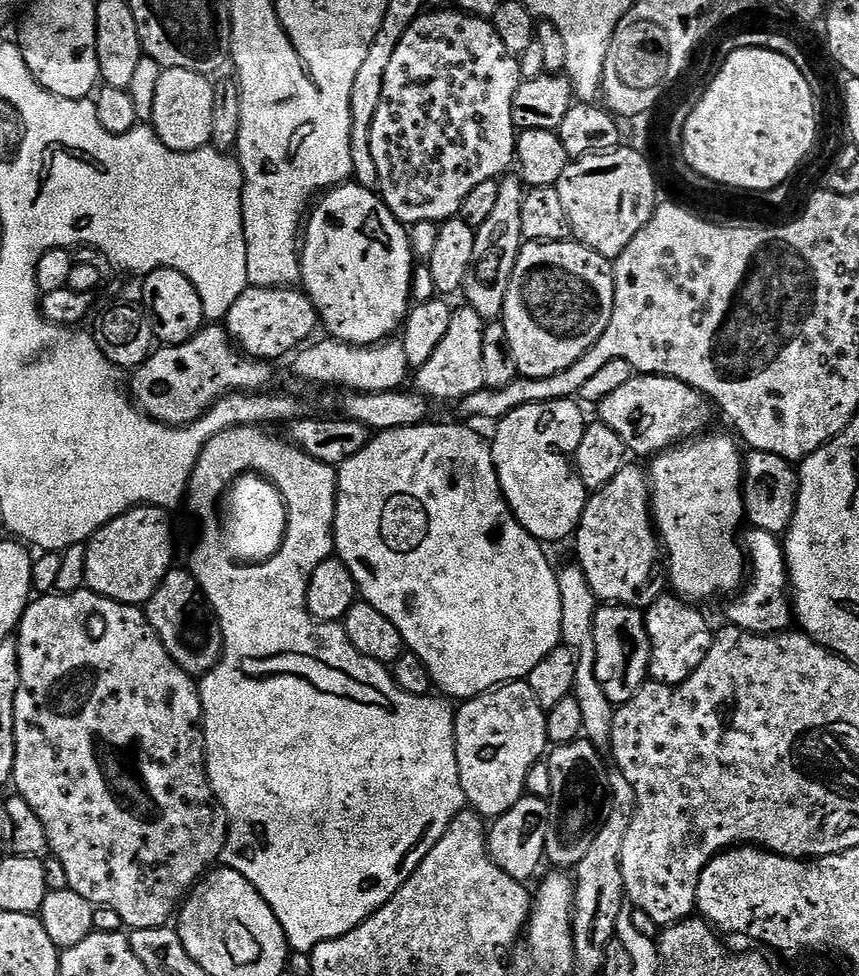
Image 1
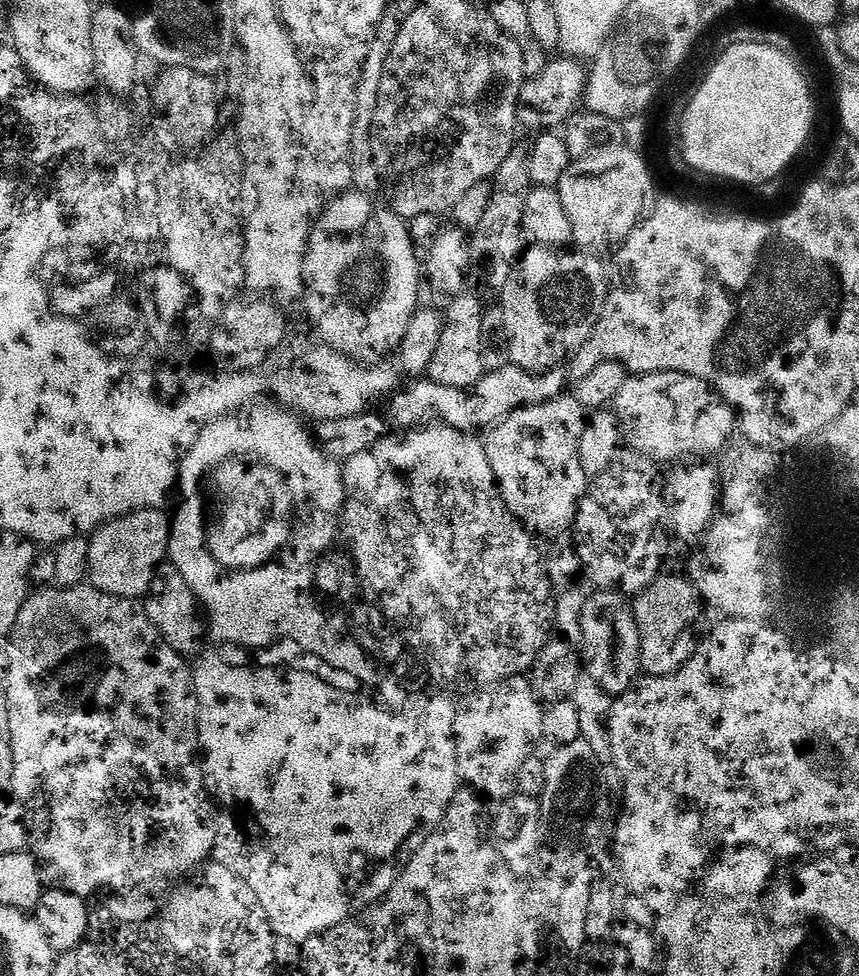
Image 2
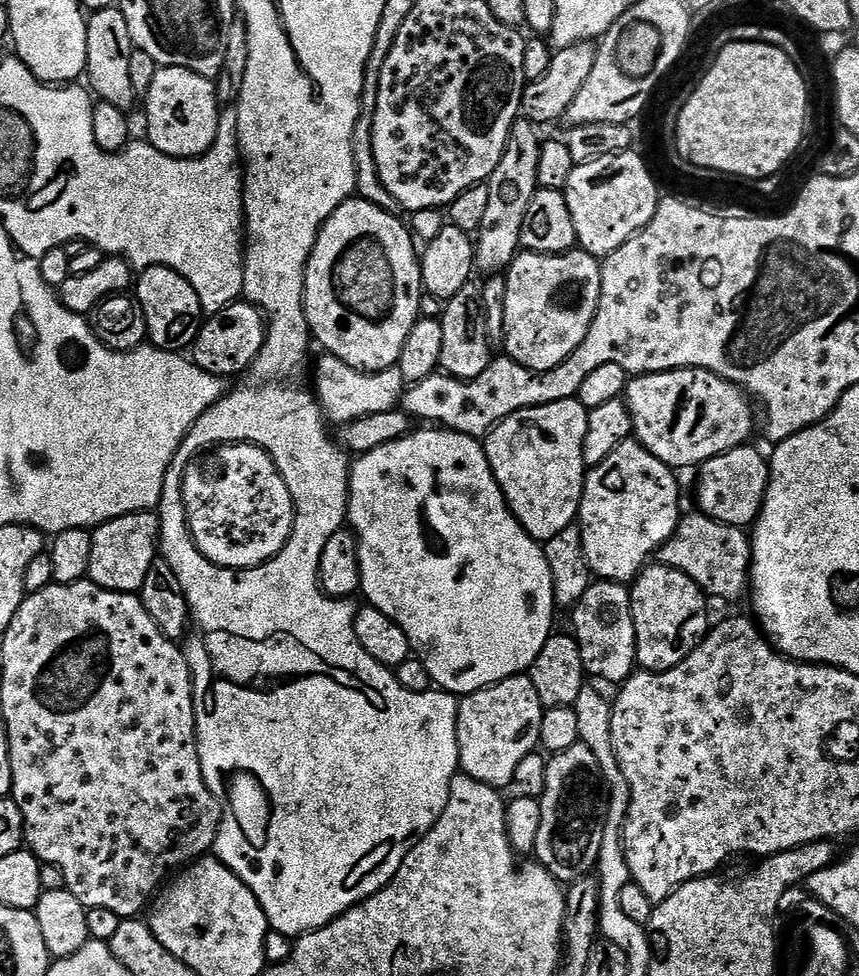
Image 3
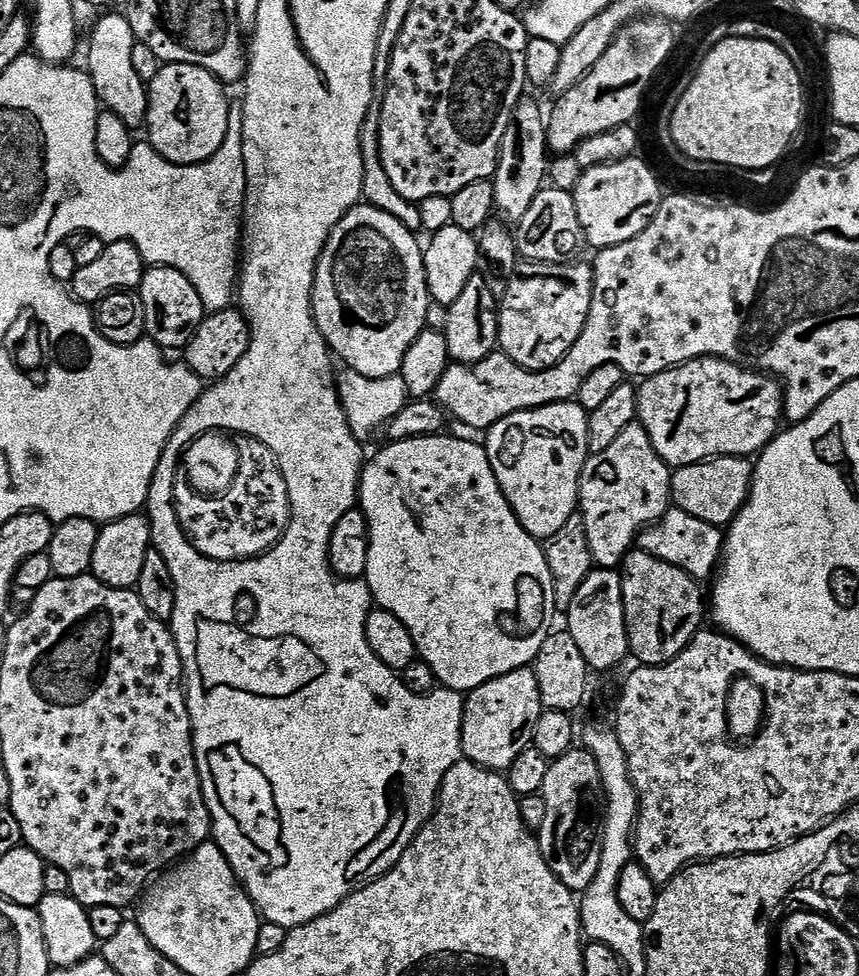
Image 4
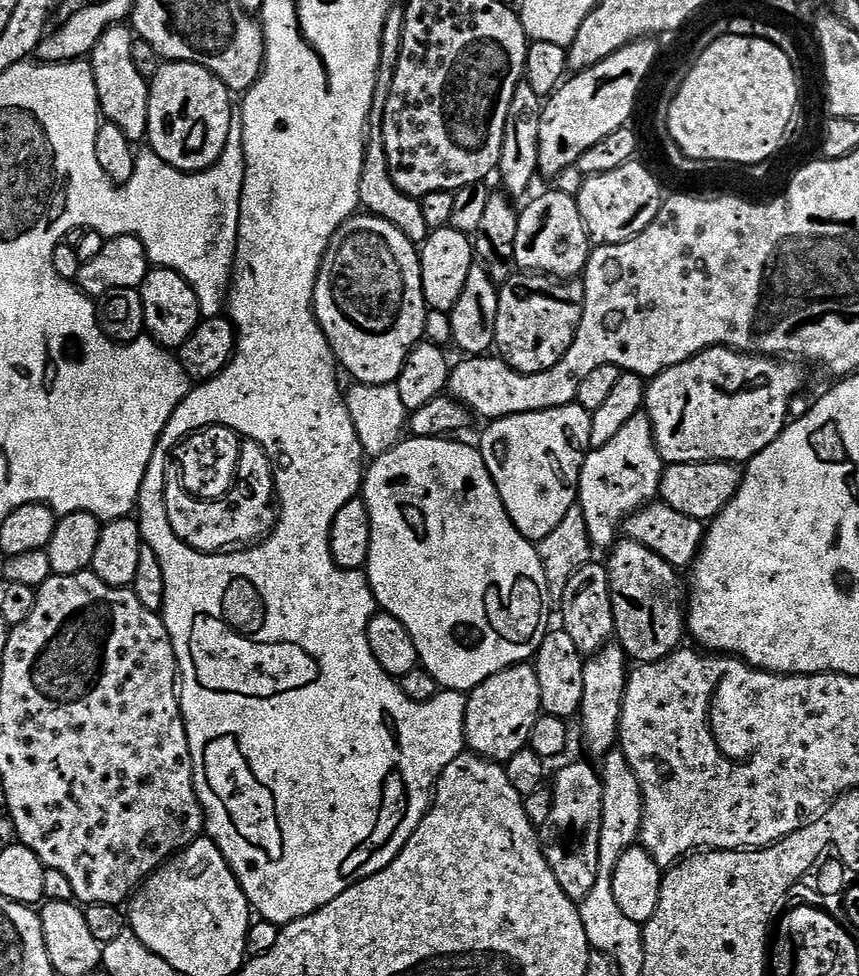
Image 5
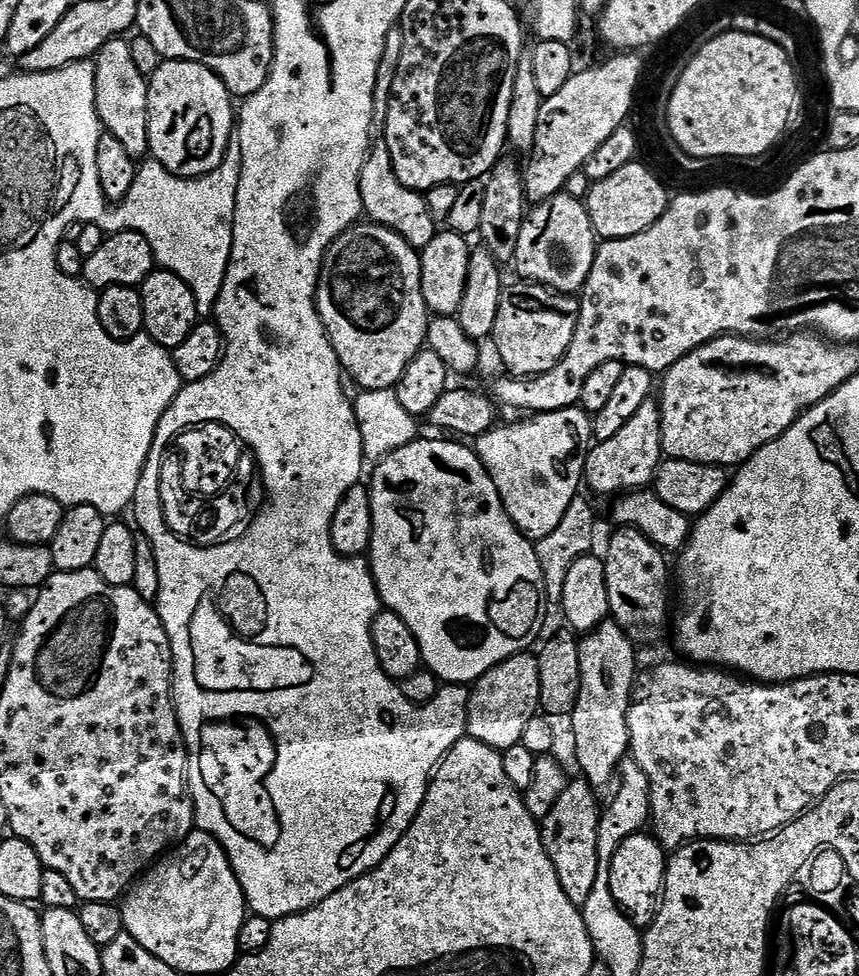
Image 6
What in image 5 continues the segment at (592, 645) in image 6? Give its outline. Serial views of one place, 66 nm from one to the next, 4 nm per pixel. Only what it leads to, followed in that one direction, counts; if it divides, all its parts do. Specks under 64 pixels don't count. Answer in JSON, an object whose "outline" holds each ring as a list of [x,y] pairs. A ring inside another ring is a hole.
{"outline":[[[609,646],[587,657],[584,662],[584,677],[582,678],[582,706],[578,713],[578,721],[584,727],[584,740],[588,748],[597,758],[603,758],[613,751],[618,744],[620,730],[620,715],[624,691],[628,685],[630,660],[623,648]]]}

